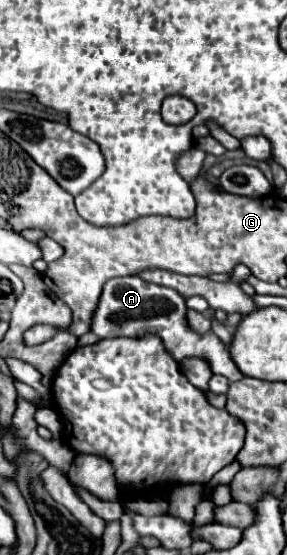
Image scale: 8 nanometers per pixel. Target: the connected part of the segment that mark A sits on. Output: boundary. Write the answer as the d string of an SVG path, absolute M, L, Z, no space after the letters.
M123 276L123 278L111 278L103 286L103 294L99 298L99 304L91 318L91 332L99 338L117 338L117 336L143 336L143 334L157 334L169 354L179 362L187 356L199 356L207 358L211 364L211 370L215 374L225 376L229 382L237 382L243 378L241 370L237 370L235 362L231 360L225 346L221 346L221 340L209 330L207 334L195 334L185 318L185 298L165 286L149 284L139 276Z

